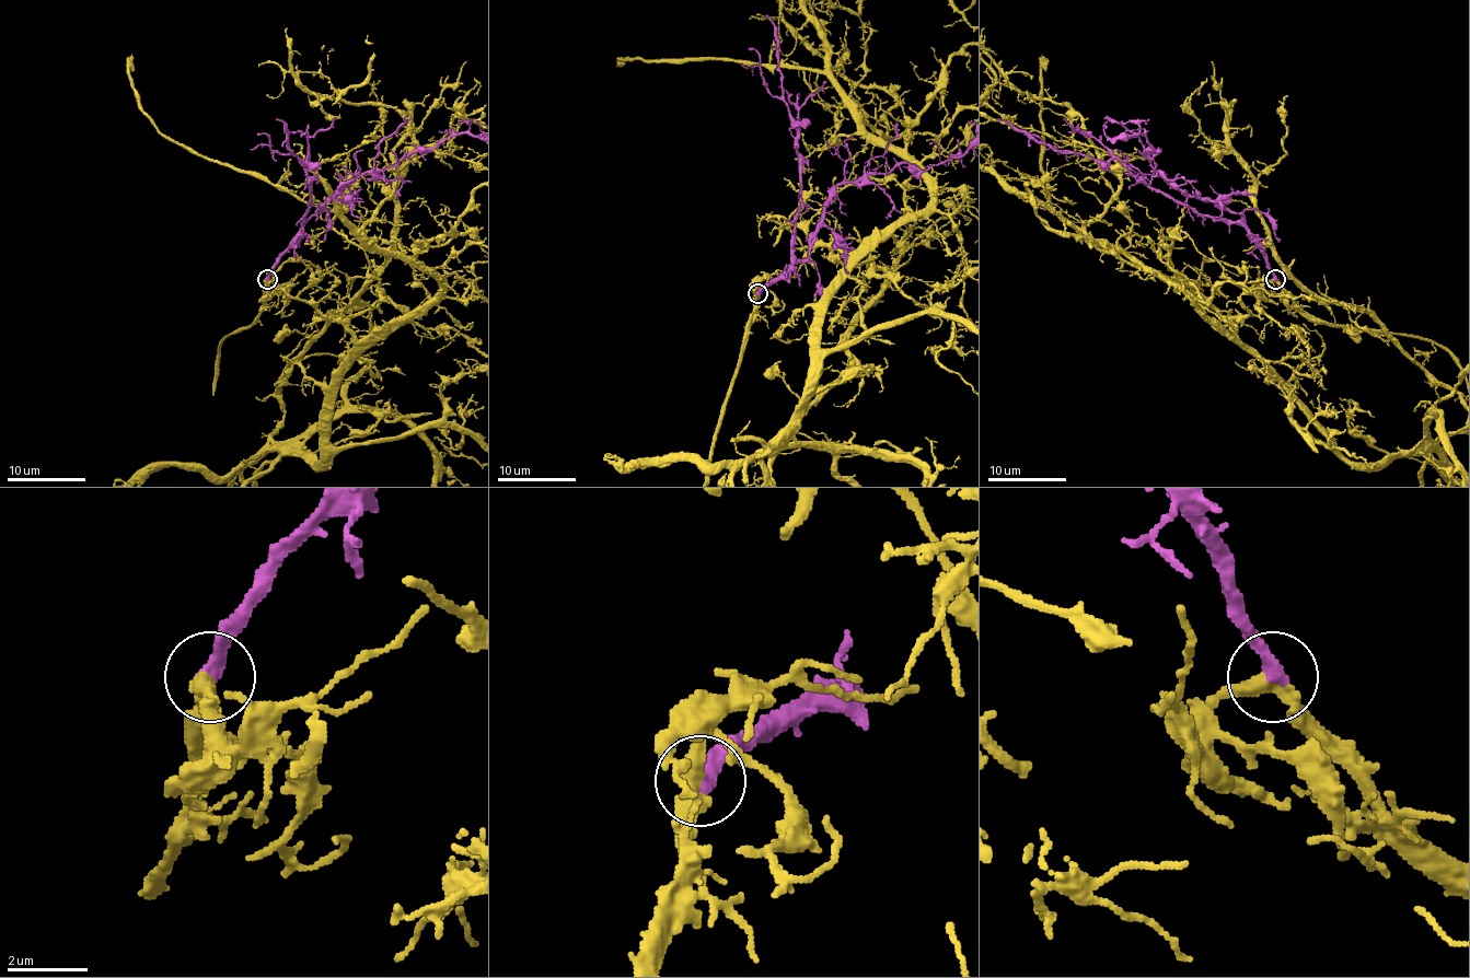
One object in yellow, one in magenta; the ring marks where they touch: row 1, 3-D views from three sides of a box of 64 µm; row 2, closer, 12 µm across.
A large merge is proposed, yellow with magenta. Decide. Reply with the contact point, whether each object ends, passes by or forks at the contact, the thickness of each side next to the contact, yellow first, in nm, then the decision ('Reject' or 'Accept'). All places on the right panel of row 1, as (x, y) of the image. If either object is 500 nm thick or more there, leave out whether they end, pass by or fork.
Place: (1275, 279). At the ring yellow passes by. At the ring magenta ends. Thickness 360 nm (yellow) against 360 nm. Accept

